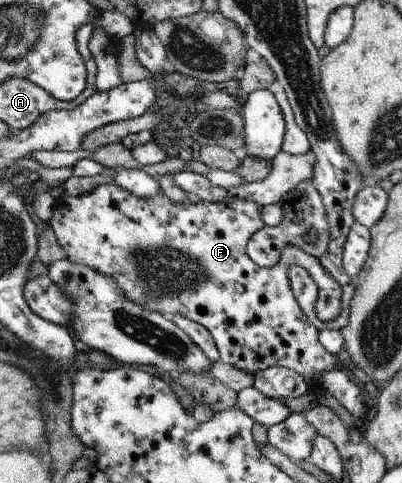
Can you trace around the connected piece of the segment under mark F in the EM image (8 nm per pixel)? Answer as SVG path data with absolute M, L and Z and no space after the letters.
M101 184L101 186L97 186L97 188L94 188L91 192L86 192L81 196L62 195L56 200L56 210L53 211L53 216L48 223L59 239L60 245L64 247L67 259L75 262L75 264L81 264L81 266L89 266L89 268L100 271L100 273L105 274L105 276L111 276L111 278L119 284L121 290L125 291L125 296L127 296L131 302L141 304L141 306L144 306L145 310L149 312L157 312L157 314L162 314L165 317L180 314L183 318L192 319L193 322L198 322L208 327L208 330L212 332L212 336L216 341L217 350L220 350L221 362L231 364L231 366L235 366L237 370L245 370L245 372L249 372L249 374L254 377L255 374L263 373L264 370L272 366L290 368L293 372L297 372L301 378L305 378L305 382L307 382L306 394L312 394L317 392L319 388L315 383L315 378L321 376L321 374L325 374L325 372L327 372L327 374L335 374L340 367L340 363L337 361L337 356L333 355L320 341L320 332L317 330L317 327L313 326L312 322L309 322L307 315L301 310L299 300L292 291L291 279L288 277L289 267L291 265L302 266L309 272L309 276L312 276L313 280L315 280L317 291L319 292L319 298L317 298L317 302L315 302L315 312L317 312L319 320L323 322L333 321L339 316L341 312L343 287L333 278L332 274L329 274L328 270L325 270L320 259L315 258L315 256L309 254L308 251L301 250L299 246L291 246L291 244L283 246L277 264L271 266L271 268L261 267L258 263L253 262L253 259L249 258L247 246L251 238L265 226L265 222L261 220L261 208L263 208L263 205L257 204L257 202L241 200L241 198L234 197L216 203L201 201L199 204L190 201L187 203L175 202L163 194L163 192L161 192L159 196L153 196L153 198L137 198L133 192L120 190L114 186L105 188L103 184Z

